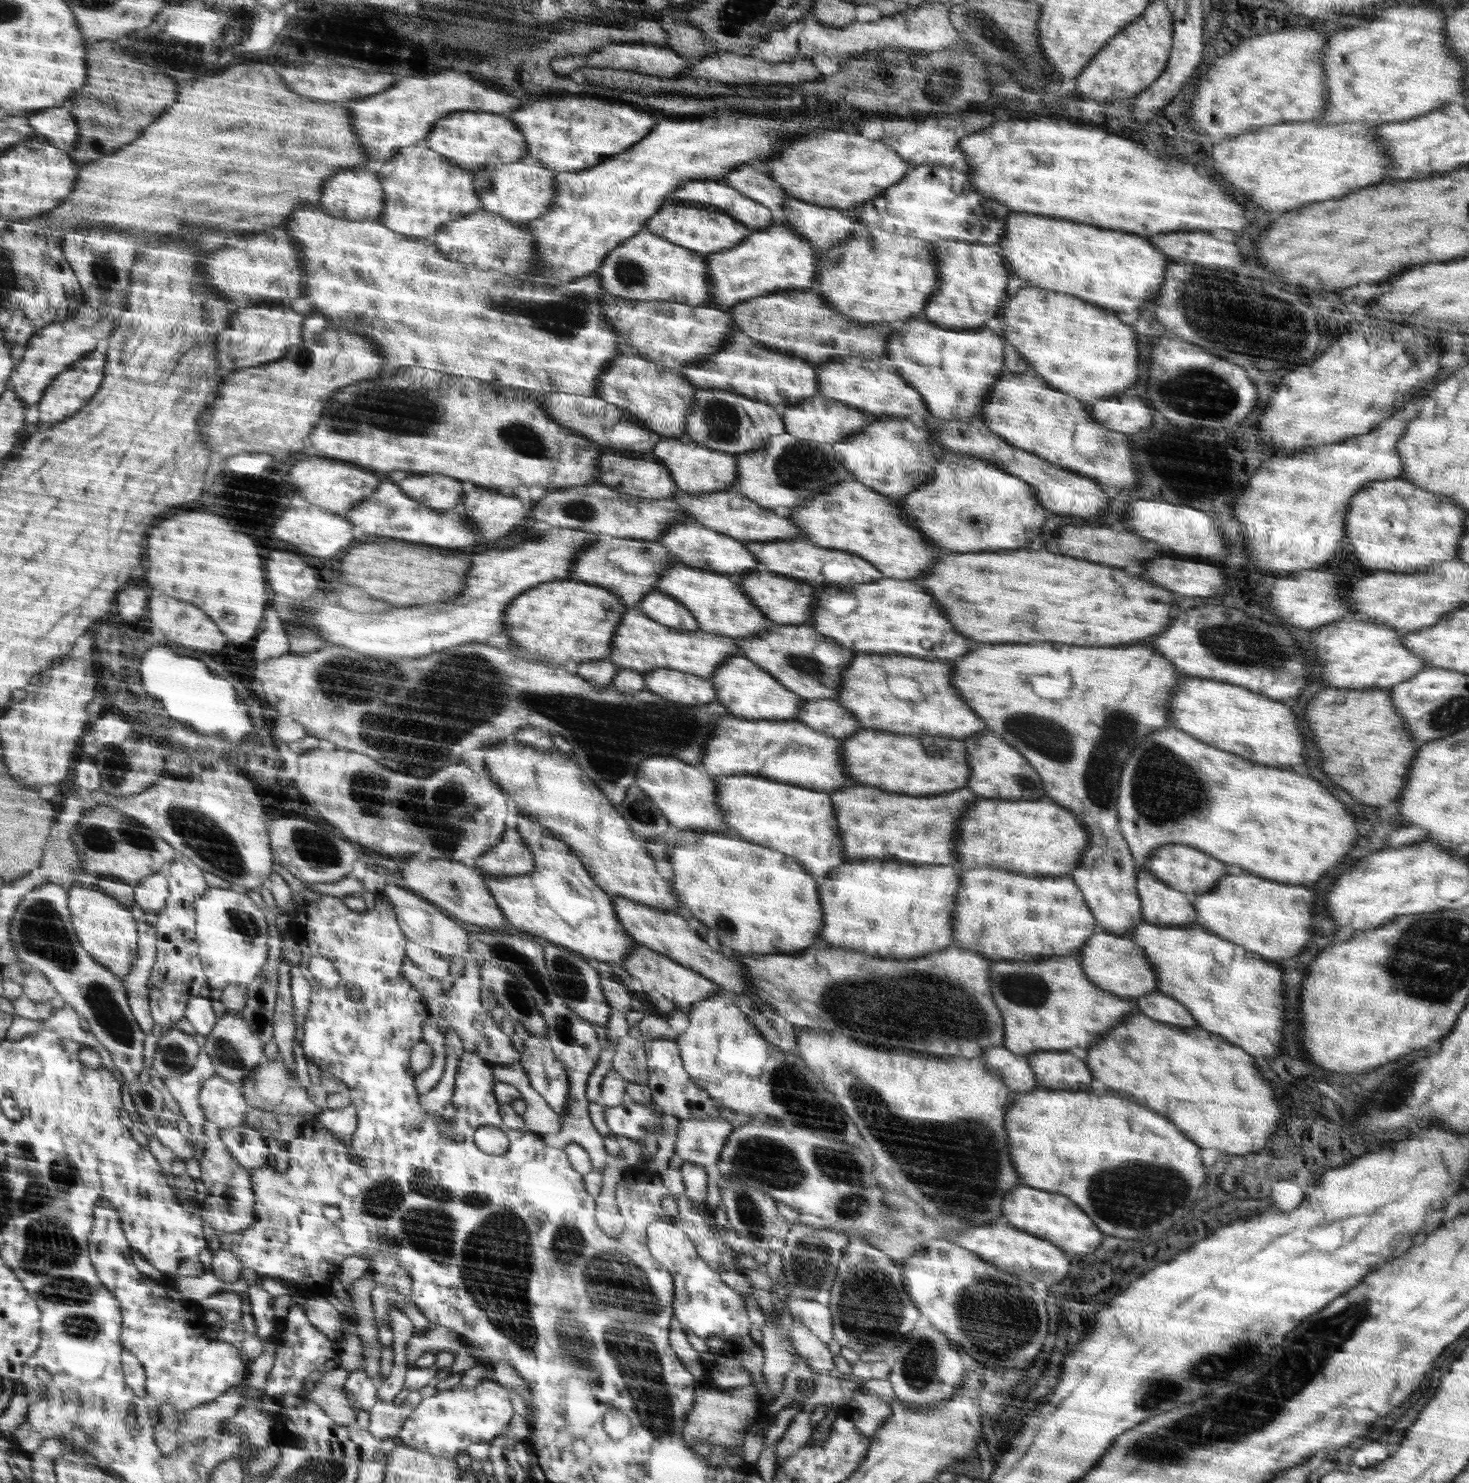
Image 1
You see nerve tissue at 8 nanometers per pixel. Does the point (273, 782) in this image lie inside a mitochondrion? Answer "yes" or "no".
no

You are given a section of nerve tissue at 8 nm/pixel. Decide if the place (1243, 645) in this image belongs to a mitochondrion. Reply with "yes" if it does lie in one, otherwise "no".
yes

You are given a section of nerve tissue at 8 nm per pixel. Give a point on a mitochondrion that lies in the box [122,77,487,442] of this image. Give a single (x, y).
(399, 411)

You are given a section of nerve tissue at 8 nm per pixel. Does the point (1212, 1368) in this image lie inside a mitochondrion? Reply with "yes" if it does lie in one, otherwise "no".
yes

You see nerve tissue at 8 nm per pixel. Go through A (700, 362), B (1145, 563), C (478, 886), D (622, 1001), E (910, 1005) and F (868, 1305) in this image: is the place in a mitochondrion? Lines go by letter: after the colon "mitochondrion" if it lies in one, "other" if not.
A: other
B: other
C: other
D: other
E: mitochondrion
F: mitochondrion

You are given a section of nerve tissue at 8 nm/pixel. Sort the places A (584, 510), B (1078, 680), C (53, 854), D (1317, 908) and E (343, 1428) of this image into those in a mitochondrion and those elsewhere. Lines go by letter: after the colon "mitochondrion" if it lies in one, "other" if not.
A: mitochondrion
B: other
C: other
D: other
E: other

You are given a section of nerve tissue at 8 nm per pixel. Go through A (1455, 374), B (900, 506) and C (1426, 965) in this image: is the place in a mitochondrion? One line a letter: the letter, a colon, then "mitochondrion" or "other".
A: other
B: other
C: mitochondrion

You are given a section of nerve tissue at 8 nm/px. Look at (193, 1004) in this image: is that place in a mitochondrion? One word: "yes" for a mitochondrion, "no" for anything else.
no

